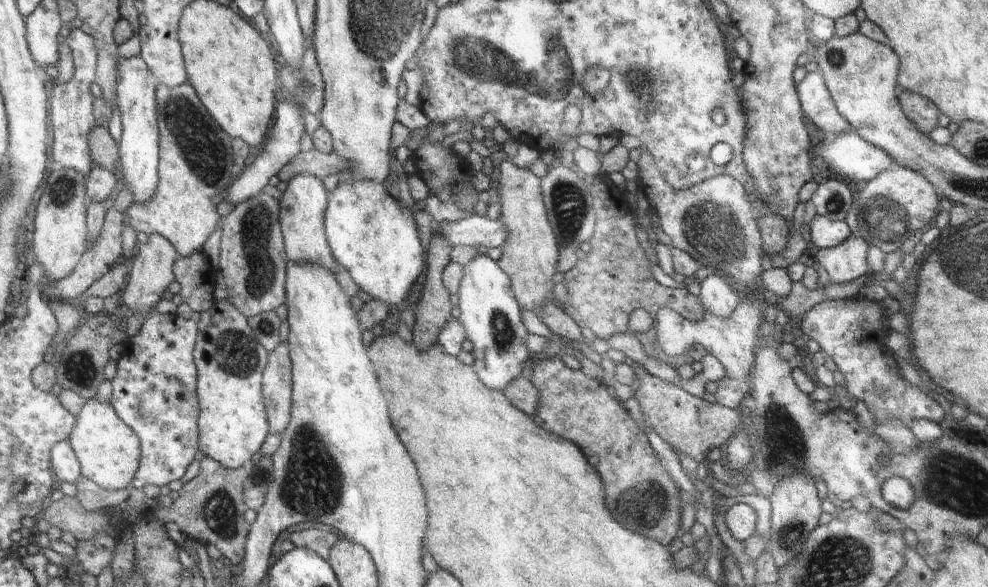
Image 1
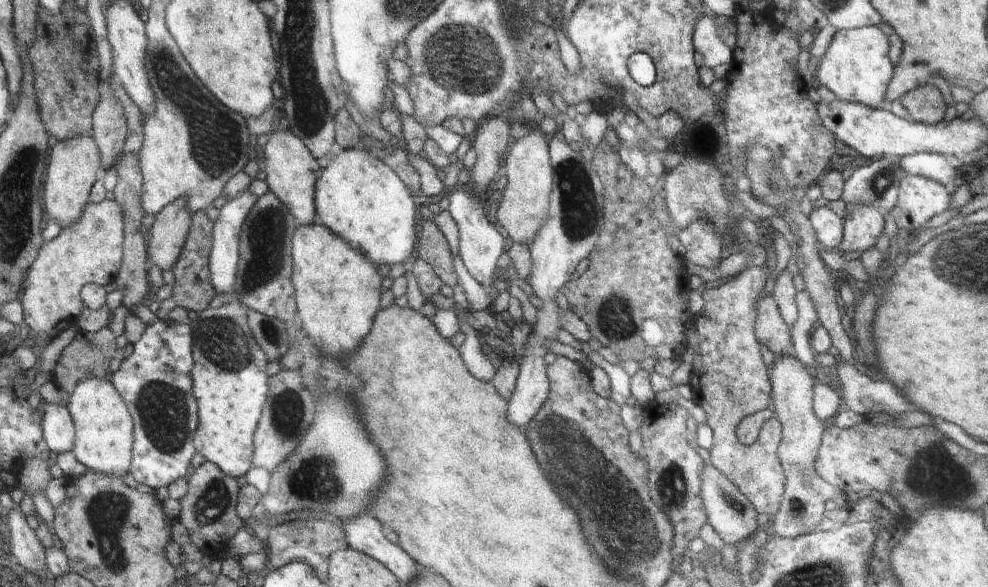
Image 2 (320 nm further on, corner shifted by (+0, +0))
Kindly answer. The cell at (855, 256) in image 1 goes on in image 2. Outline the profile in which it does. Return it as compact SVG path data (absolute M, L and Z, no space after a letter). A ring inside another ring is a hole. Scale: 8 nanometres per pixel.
M847 205L843 217L843 239L838 246L838 252L866 252L875 244L882 231L886 214L876 207L866 205Z

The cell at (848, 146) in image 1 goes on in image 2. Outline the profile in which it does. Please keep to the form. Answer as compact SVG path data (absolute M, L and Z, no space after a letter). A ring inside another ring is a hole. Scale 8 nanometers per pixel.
M916 153L900 158L900 164L910 175L926 177L942 186L954 186L957 164L938 153Z

